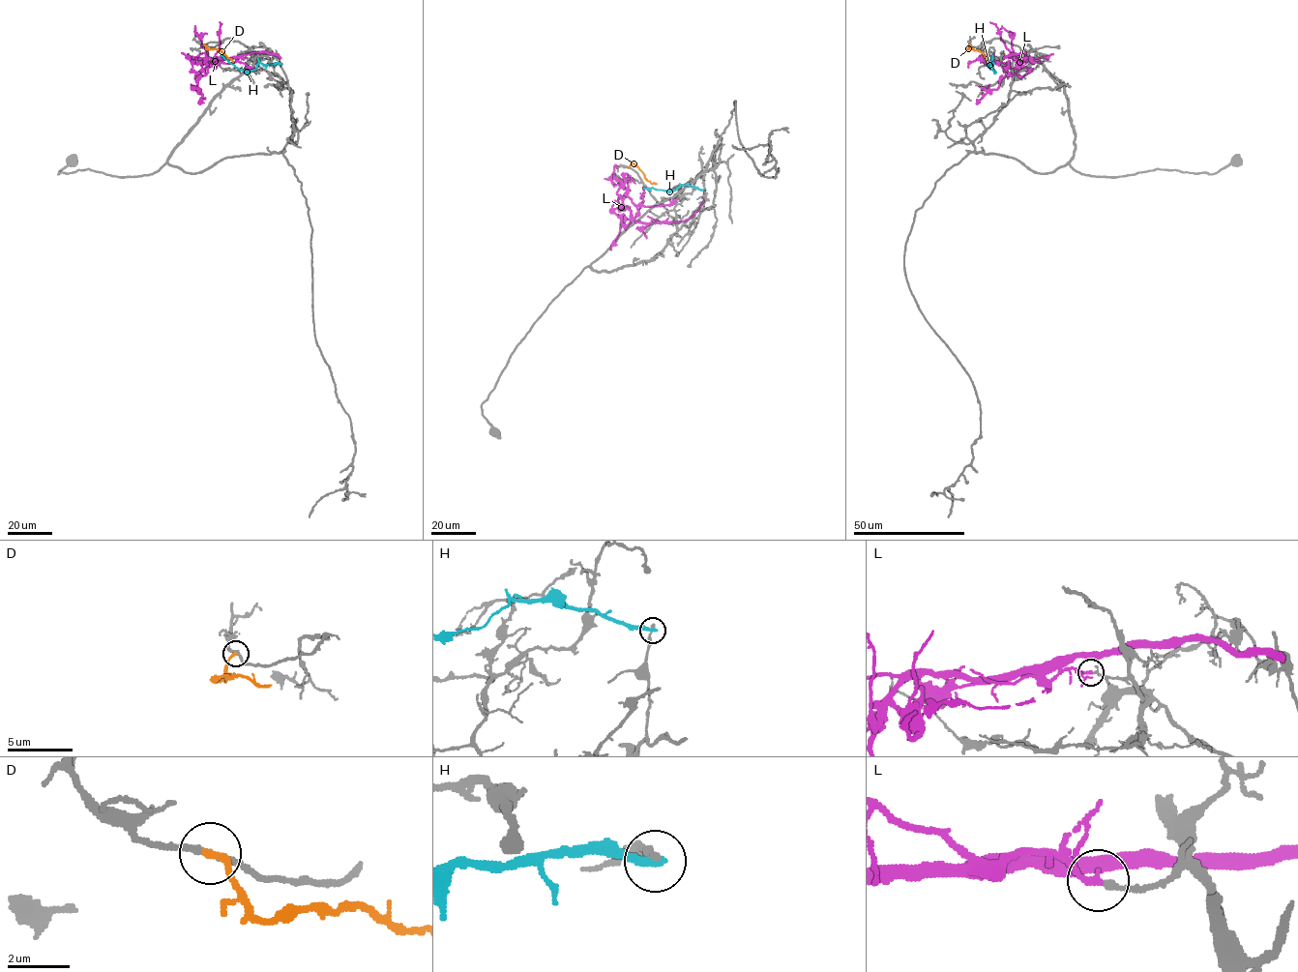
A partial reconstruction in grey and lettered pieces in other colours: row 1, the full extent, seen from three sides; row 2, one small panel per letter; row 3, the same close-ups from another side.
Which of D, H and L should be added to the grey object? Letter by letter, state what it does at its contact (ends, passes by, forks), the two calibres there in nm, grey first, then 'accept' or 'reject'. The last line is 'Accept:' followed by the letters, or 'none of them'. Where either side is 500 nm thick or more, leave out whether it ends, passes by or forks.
D: it ends there; 200 nm thick on the grey side, 220 nm on the other; reject
H: it ends there; 240 nm thick on the grey side, 320 nm on the other; reject
L: it ends there; 200 nm thick on the grey side, 240 nm on the other; reject
Accept: none of them

